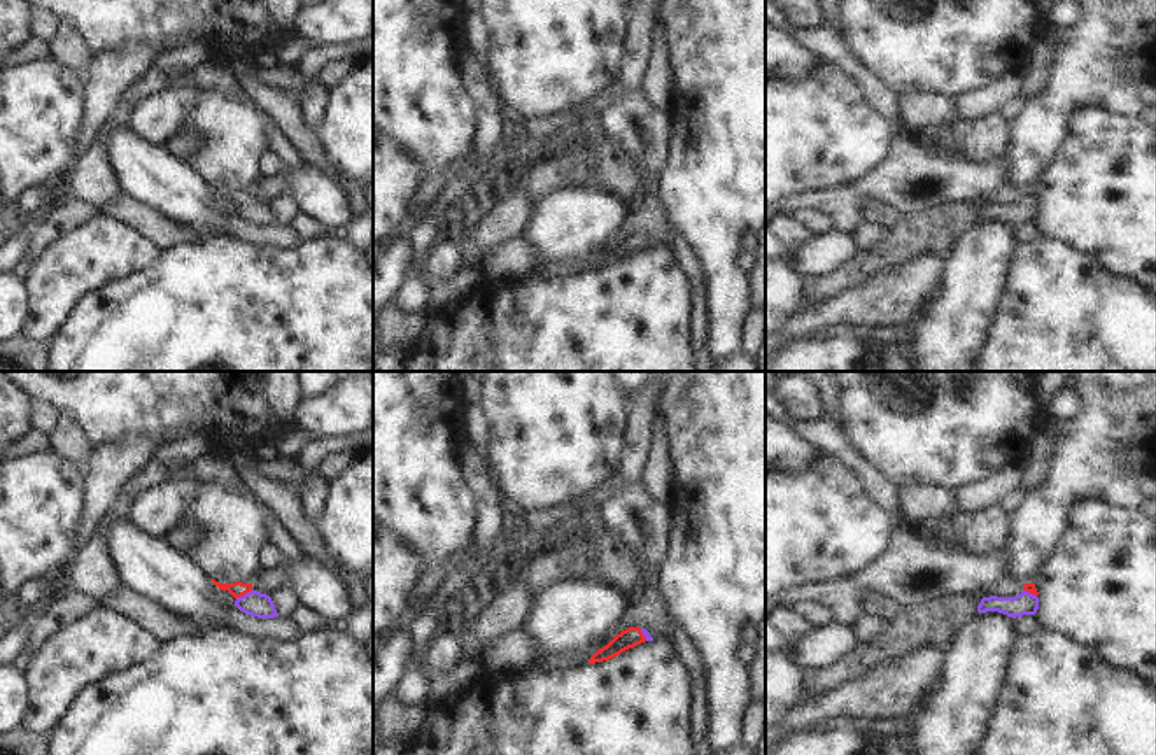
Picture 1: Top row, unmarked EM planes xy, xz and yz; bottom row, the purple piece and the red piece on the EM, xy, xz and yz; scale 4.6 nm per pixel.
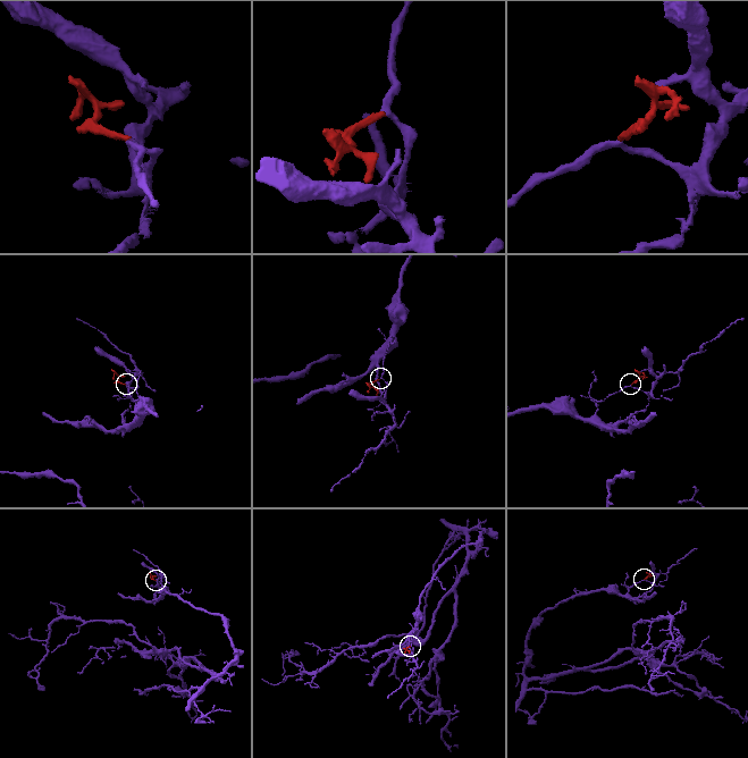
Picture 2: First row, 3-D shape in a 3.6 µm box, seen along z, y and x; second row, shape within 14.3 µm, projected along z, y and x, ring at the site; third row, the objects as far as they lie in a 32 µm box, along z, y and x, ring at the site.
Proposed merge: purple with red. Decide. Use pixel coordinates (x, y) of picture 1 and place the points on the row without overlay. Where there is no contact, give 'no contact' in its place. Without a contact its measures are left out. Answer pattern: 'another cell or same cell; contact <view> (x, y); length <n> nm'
same cell; contact xy (242, 204); length 90 nm

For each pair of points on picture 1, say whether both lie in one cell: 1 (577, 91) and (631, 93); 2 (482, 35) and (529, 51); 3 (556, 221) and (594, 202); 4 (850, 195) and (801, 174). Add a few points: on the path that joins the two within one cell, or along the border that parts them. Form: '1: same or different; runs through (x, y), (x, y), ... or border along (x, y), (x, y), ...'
1: different; border along (626, 42), (617, 83)
2: different; border along (484, 18), (491, 34), (487, 63)
3: same; runs through (564, 221), (575, 221), (585, 211)
4: different; border along (869, 170), (841, 184), (790, 195)

